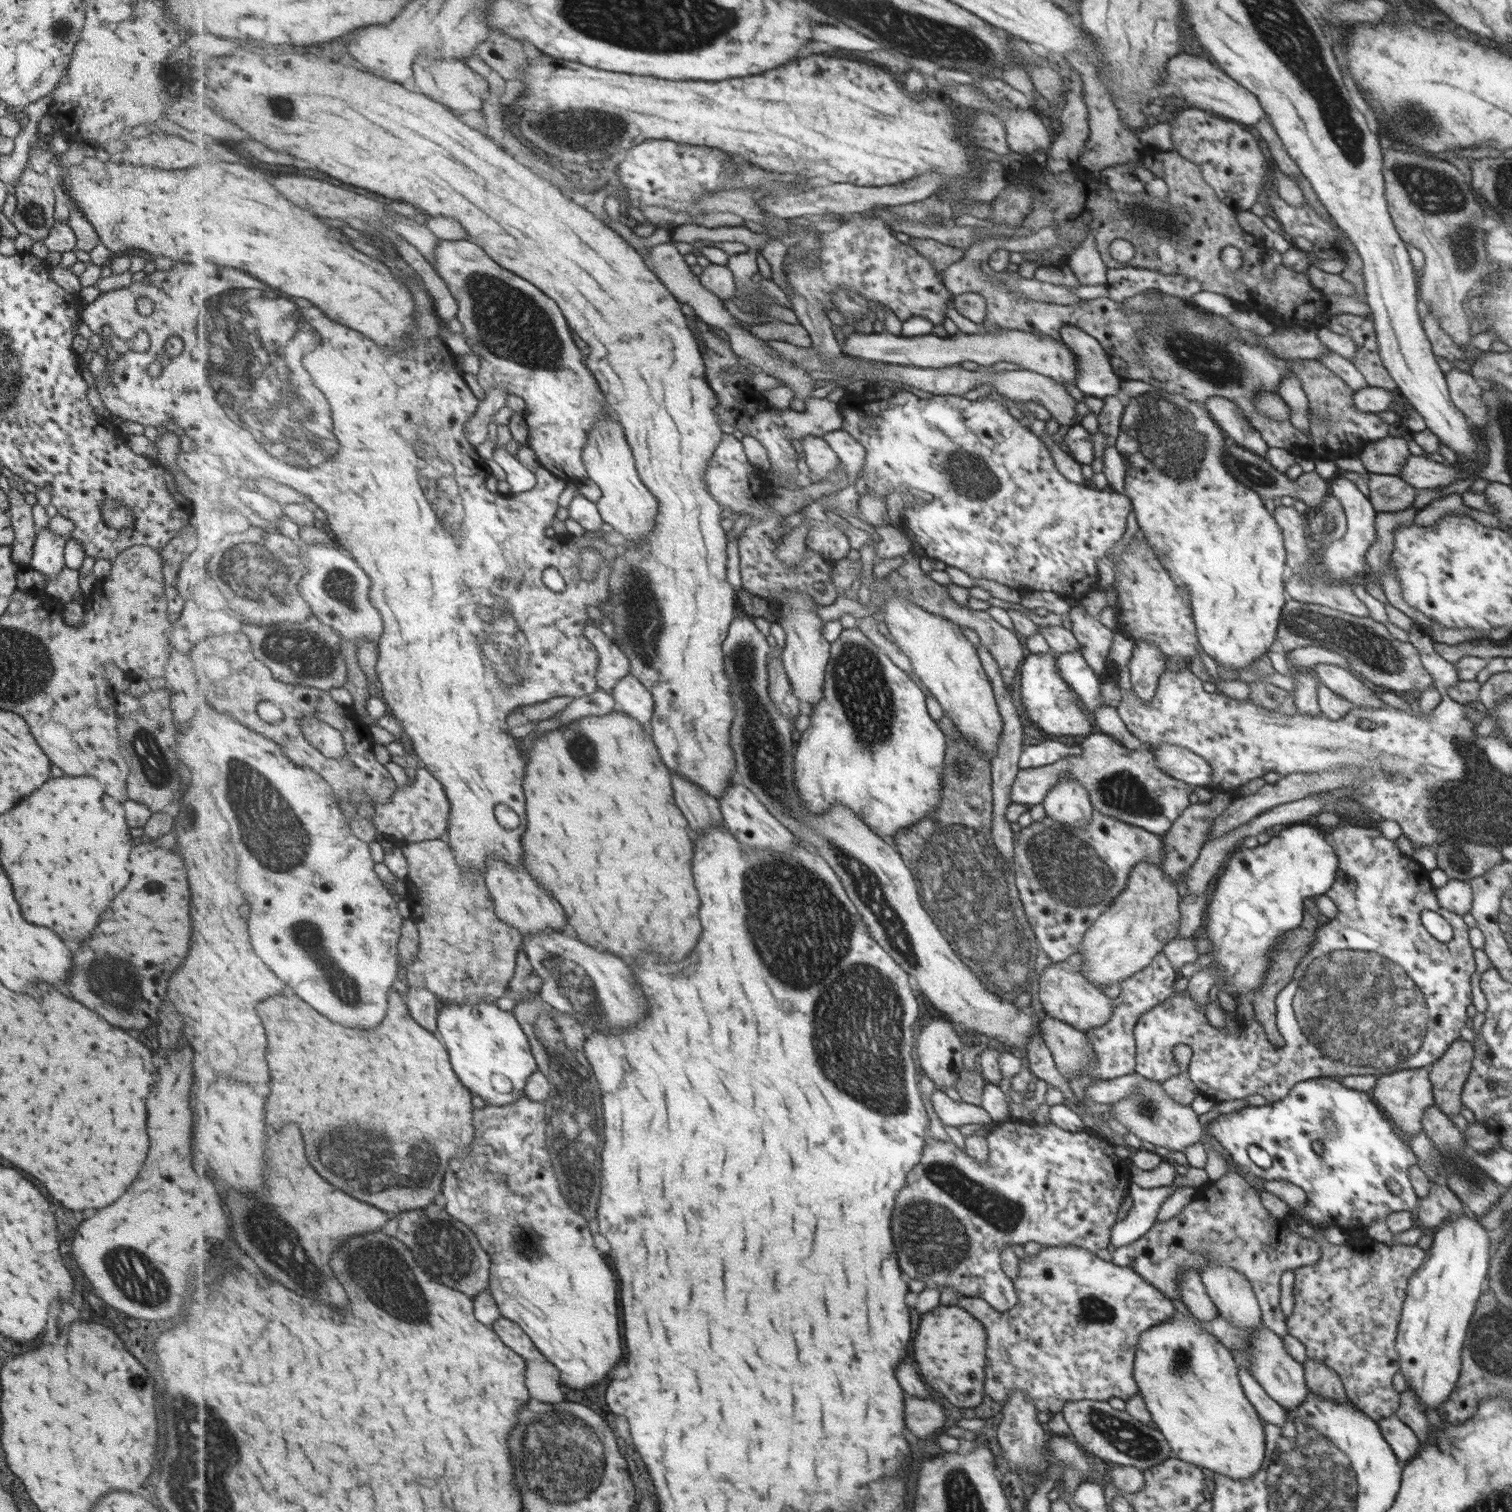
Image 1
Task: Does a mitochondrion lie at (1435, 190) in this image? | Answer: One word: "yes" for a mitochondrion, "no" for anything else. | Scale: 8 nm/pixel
yes

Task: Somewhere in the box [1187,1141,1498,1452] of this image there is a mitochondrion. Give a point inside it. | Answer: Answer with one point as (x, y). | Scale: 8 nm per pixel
(1476, 1183)

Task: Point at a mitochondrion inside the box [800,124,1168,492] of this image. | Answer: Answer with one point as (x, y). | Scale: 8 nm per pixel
(820, 276)

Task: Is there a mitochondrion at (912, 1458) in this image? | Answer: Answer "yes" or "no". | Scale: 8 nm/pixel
no

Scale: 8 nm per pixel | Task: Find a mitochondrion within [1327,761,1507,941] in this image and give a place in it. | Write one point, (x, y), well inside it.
(1460, 857)

